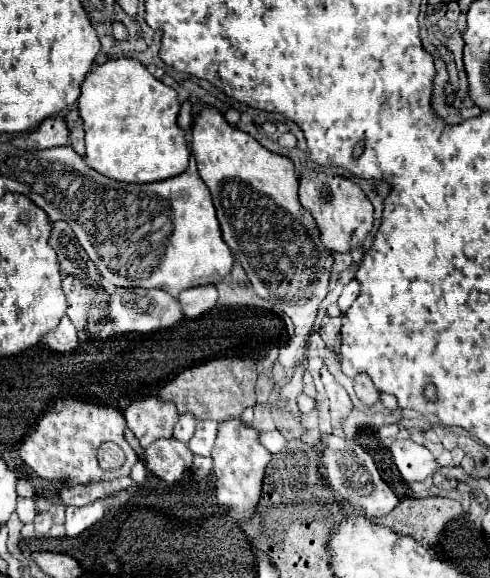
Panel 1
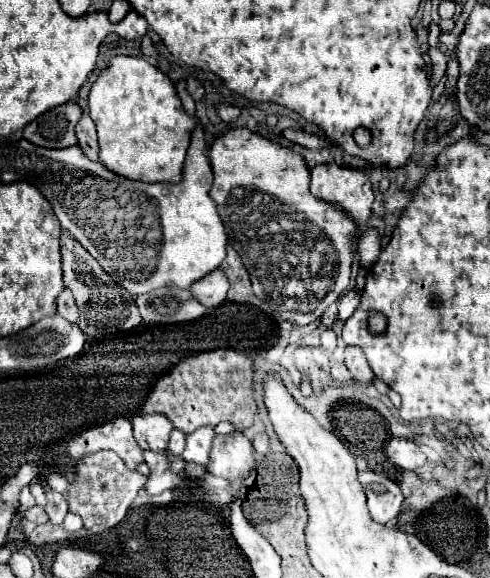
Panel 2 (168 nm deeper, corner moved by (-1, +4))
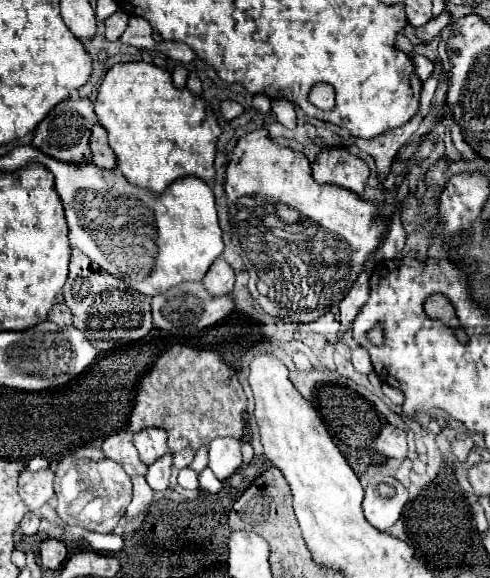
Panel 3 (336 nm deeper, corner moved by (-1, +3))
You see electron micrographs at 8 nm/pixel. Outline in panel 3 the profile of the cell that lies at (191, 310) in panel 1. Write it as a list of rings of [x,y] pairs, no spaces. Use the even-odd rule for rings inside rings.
[[[217,258],[211,268],[207,270],[205,278],[203,278],[203,286],[213,294],[213,296],[225,296],[233,292],[233,282],[235,282],[235,274],[233,268],[229,268],[229,264],[223,258]]]

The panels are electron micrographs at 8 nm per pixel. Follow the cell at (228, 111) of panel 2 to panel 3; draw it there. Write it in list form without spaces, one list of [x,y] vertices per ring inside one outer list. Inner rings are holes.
[[[231,100],[221,102],[221,114],[225,116],[225,120],[233,120],[239,114],[243,114],[243,106],[239,102],[231,102]]]

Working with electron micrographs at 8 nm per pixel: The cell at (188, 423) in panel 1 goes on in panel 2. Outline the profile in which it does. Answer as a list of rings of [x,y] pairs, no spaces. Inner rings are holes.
[[[173,429],[171,431],[171,441],[169,441],[169,445],[167,445],[167,449],[173,453],[173,455],[179,455],[179,453],[183,453],[183,447],[185,447],[185,433],[183,431],[177,431],[177,429]]]

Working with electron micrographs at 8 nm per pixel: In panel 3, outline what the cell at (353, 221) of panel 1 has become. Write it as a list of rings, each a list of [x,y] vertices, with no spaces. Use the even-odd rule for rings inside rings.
[[[325,148],[317,154],[315,162],[311,164],[315,182],[321,184],[337,184],[347,190],[353,190],[355,194],[363,194],[365,182],[369,178],[367,164],[347,152],[345,148]]]

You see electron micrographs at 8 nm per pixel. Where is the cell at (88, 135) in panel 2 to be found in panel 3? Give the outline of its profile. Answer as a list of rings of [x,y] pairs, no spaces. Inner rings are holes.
[[[101,124],[93,126],[93,134],[91,134],[91,152],[93,152],[93,164],[105,170],[113,170],[115,168],[115,152],[111,150],[111,146],[107,144],[107,132]]]

